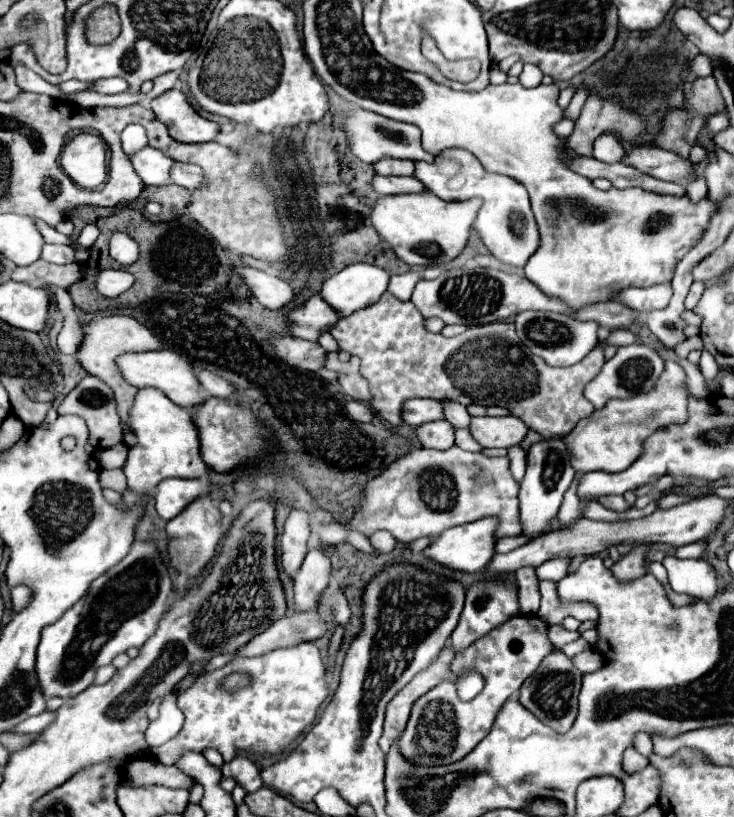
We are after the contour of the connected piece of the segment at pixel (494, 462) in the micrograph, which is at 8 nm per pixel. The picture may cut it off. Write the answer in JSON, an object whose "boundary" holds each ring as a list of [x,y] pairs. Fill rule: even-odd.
{"boundary":[[[452,446],[452,448],[448,448],[448,450],[428,450],[428,448],[420,448],[420,450],[416,450],[416,452],[410,452],[410,454],[406,454],[406,456],[402,456],[402,458],[398,458],[394,464],[390,464],[380,476],[376,476],[374,480],[370,480],[370,482],[366,482],[366,486],[364,486],[364,500],[362,500],[362,504],[360,504],[360,508],[356,510],[356,514],[354,514],[354,518],[352,518],[352,522],[350,524],[346,524],[344,528],[340,526],[340,530],[344,532],[346,528],[350,528],[350,530],[358,530],[358,532],[362,532],[362,534],[372,534],[372,532],[376,532],[376,530],[388,530],[396,540],[400,540],[400,542],[412,542],[412,540],[416,540],[416,538],[422,538],[422,536],[436,536],[436,534],[440,534],[440,532],[444,532],[444,530],[448,530],[448,528],[452,528],[452,526],[460,526],[460,524],[468,524],[468,522],[472,522],[472,520],[480,520],[480,518],[486,518],[486,516],[496,516],[496,518],[500,518],[500,526],[498,526],[498,530],[496,530],[496,536],[498,538],[502,538],[502,536],[520,536],[522,534],[522,528],[520,528],[520,512],[518,512],[518,482],[512,478],[512,474],[510,474],[510,468],[508,468],[508,458],[486,458],[486,456],[482,456],[482,454],[478,454],[478,452],[466,452],[466,450],[462,450],[462,448],[458,448],[458,446]]]}

